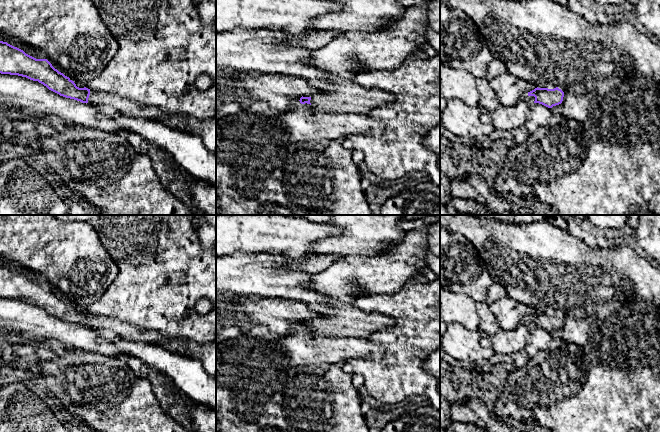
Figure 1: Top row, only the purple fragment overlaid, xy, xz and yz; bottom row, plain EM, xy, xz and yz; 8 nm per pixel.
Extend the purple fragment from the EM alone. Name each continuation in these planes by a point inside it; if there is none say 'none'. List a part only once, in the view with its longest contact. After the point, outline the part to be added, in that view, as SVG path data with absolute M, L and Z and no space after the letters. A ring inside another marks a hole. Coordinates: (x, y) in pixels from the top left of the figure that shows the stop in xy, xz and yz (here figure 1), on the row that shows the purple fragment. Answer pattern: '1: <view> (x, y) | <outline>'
1: xy (206, 130) | M90 90L88 103L96 107L111 106L122 115L134 118L154 119L172 129L197 135L209 151L216 152L216 117L201 121L194 117L181 114L167 114L155 107L142 106L134 100L114 93L94 90Z

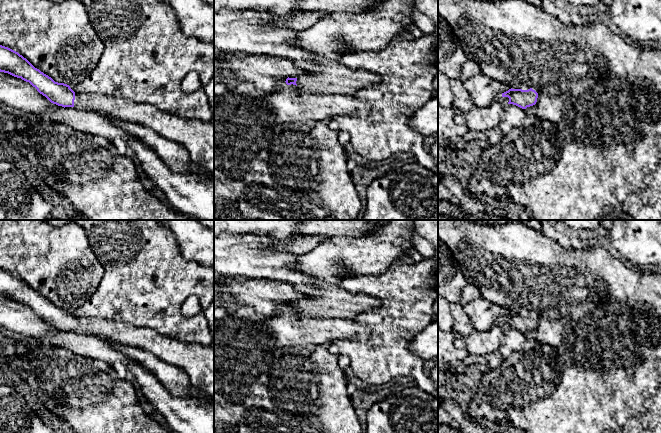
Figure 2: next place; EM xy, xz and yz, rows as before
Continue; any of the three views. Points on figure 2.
1: xy (197, 137) | M75 93L74 108L152 129L182 145L191 160L214 178L214 126L210 122L183 119L153 105L101 93Z

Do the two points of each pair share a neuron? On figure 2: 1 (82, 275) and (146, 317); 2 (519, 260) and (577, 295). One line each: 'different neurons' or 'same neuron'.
1: different neurons
2: same neuron

